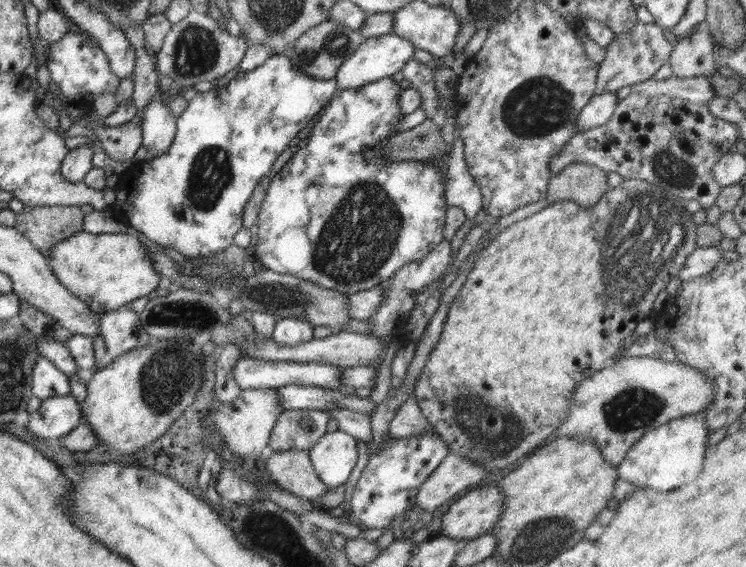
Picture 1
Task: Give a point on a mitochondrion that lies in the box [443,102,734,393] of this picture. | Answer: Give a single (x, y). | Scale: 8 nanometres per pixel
(643, 244)

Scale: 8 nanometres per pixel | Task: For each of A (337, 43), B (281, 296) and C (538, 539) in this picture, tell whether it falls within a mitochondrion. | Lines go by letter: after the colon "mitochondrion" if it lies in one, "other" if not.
A: mitochondrion
B: mitochondrion
C: mitochondrion

